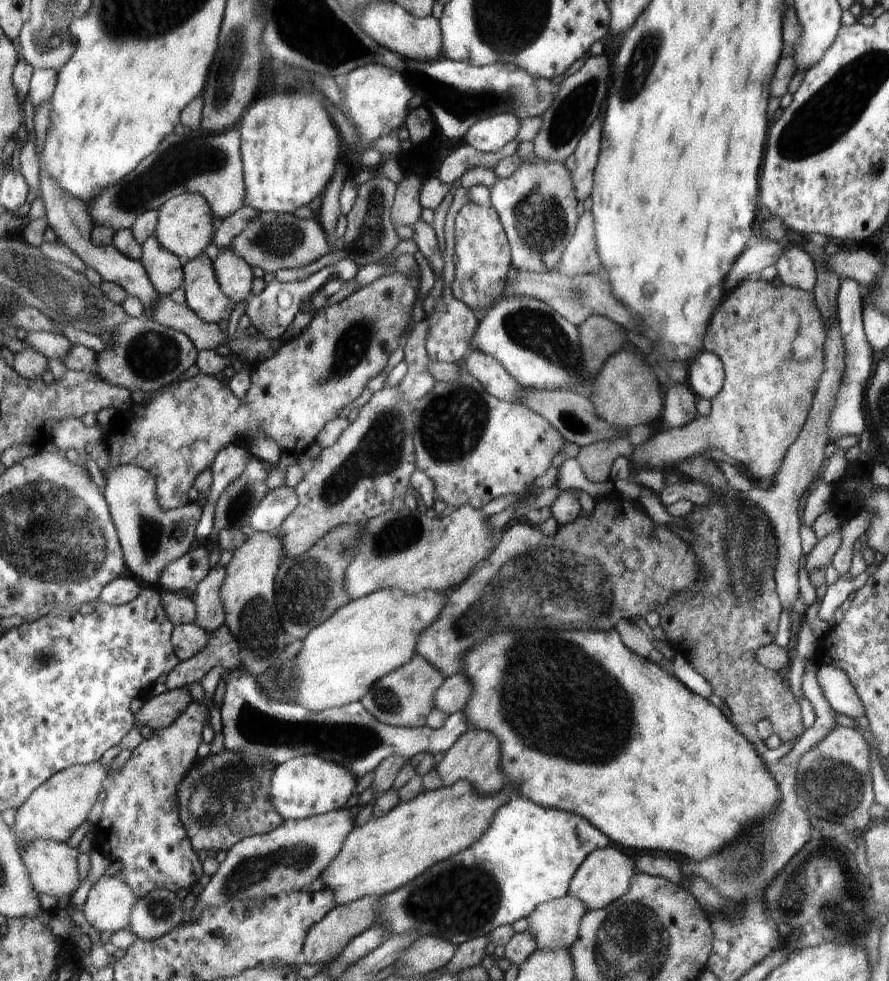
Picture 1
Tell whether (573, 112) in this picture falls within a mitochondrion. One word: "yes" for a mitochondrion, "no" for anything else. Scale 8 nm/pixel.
yes

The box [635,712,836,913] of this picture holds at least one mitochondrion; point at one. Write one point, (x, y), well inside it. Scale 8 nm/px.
(744, 865)

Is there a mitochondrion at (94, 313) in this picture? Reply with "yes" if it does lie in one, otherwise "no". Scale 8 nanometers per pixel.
yes

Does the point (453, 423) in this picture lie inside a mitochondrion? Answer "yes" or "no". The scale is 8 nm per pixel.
yes

